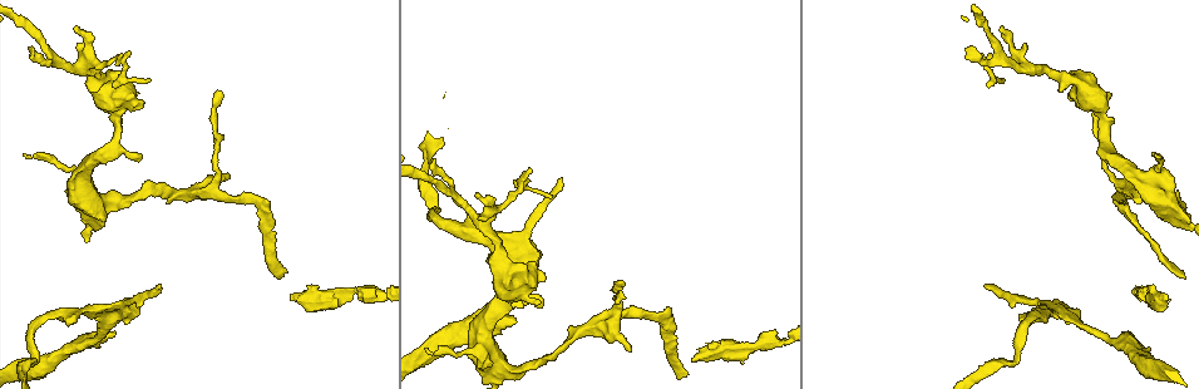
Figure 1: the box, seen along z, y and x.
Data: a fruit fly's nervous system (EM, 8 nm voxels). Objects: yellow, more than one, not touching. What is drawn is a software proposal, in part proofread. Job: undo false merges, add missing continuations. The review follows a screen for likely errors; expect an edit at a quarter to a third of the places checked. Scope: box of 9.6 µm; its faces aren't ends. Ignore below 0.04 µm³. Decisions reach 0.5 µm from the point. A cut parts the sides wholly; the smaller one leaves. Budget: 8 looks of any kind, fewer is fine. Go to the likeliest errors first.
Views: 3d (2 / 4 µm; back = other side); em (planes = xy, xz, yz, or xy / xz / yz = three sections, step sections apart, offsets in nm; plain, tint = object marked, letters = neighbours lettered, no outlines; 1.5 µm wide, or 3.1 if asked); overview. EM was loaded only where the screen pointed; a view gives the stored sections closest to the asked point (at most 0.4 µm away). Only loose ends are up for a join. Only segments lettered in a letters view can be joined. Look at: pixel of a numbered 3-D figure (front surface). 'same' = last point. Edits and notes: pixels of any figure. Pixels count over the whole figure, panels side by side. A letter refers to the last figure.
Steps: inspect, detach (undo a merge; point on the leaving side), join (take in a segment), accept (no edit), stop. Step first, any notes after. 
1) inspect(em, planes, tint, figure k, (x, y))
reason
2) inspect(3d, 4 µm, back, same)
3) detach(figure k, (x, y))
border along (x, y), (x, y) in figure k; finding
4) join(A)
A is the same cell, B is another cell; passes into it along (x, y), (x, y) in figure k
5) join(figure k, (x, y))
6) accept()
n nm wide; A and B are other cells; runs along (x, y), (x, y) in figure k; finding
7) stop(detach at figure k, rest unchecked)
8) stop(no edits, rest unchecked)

inspect(3d, 2 µm, back, figure 1, (691, 361))
thick end

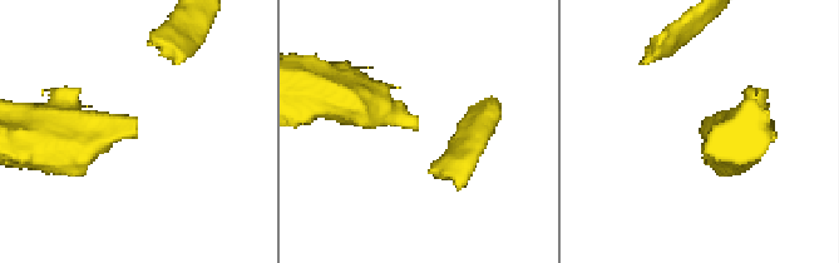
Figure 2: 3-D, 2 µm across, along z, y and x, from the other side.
inspect(em, xy, step 8, letters, figure 2, (134, 134))

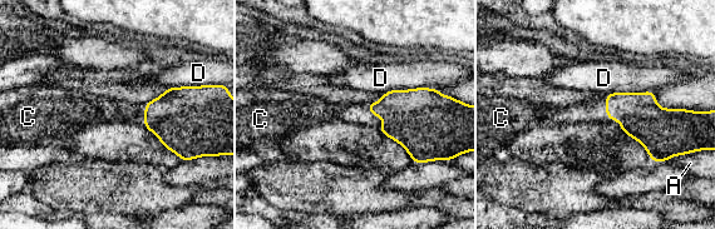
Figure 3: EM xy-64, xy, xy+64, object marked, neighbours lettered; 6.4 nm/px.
inspect(em, planes, letters, same)
another direction

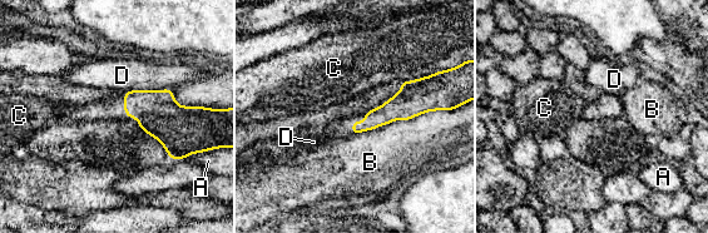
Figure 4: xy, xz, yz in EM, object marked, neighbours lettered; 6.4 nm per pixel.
accept()
A, B, C and D are other cells; border along (386, 124), (352, 135) in figure 4; none of them fits

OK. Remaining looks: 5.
inspect(em, planes, tint, figure 1, (93, 317))
an open end

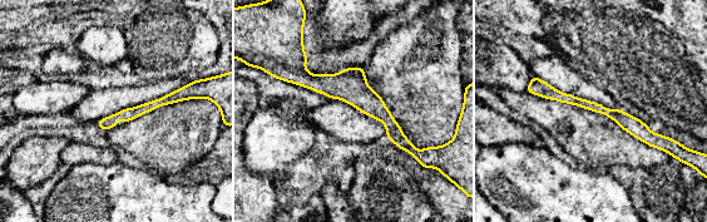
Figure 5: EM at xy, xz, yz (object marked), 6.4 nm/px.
inspect(em, planes, letters, same)
see the neighbours

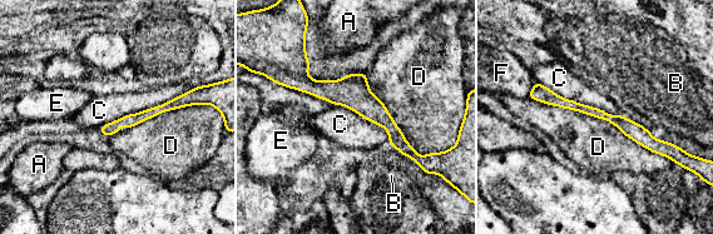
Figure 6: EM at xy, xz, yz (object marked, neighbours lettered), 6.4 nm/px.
accept()
A, B, C, D, E and F are other cells; none of them fits

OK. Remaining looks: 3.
inspect(em, xy, step 8, letters, figure 1, (621, 283))
branch stops here

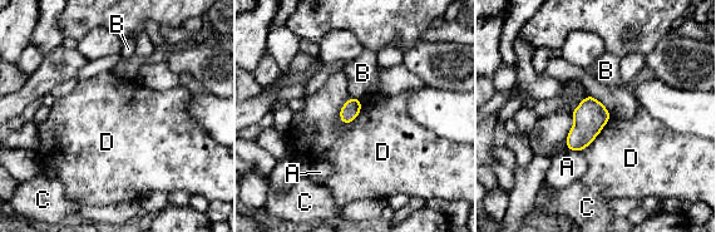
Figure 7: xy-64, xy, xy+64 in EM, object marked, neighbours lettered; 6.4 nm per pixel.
inspect(em, planes, letters, same)

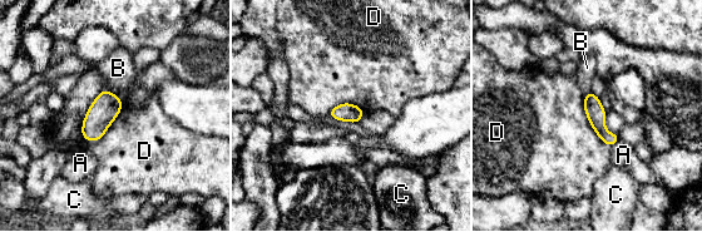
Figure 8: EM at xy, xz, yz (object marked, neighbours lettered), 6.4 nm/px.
accept()
A, B, C and D are other cells; border along (123, 104), (100, 138), (82, 136) in figure 8; none of them fits

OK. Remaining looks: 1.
stop(no edits, rest unchecked)

